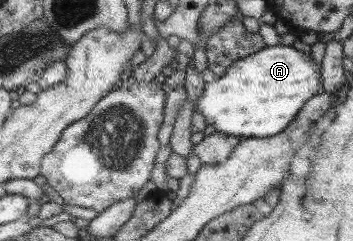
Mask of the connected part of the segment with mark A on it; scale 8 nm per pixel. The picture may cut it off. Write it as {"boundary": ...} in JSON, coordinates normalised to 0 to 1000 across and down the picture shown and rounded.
{"boundary":[[[754,191],[666,257],[637,315],[581,344],[558,448],[612,548],[697,573],[771,568],[839,498],[841,469],[881,402],[904,390],[904,307],[892,249],[830,191]]]}

